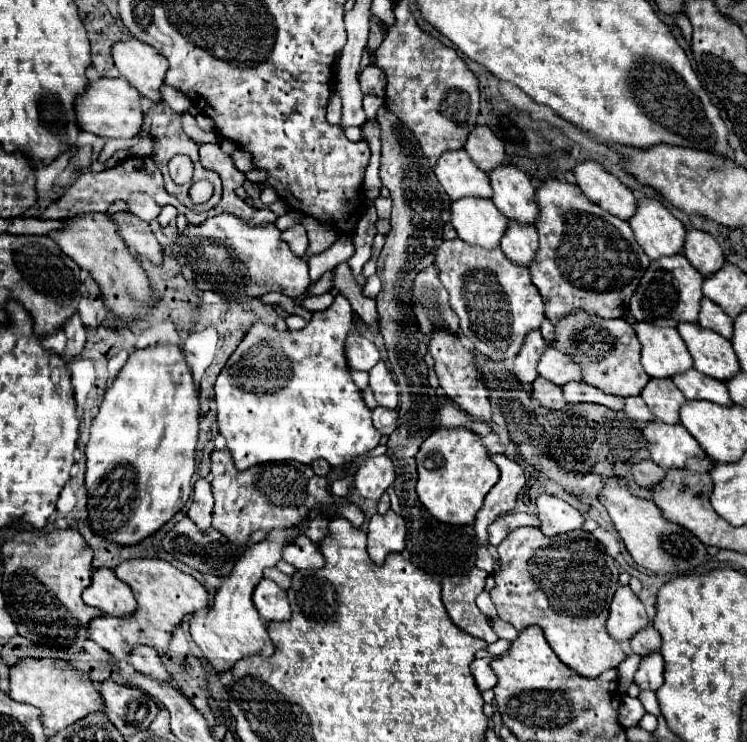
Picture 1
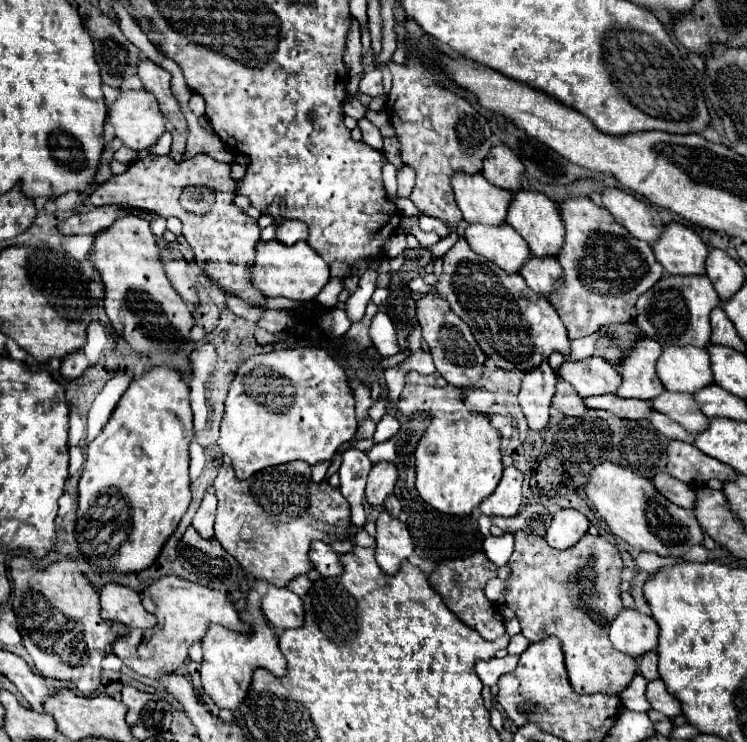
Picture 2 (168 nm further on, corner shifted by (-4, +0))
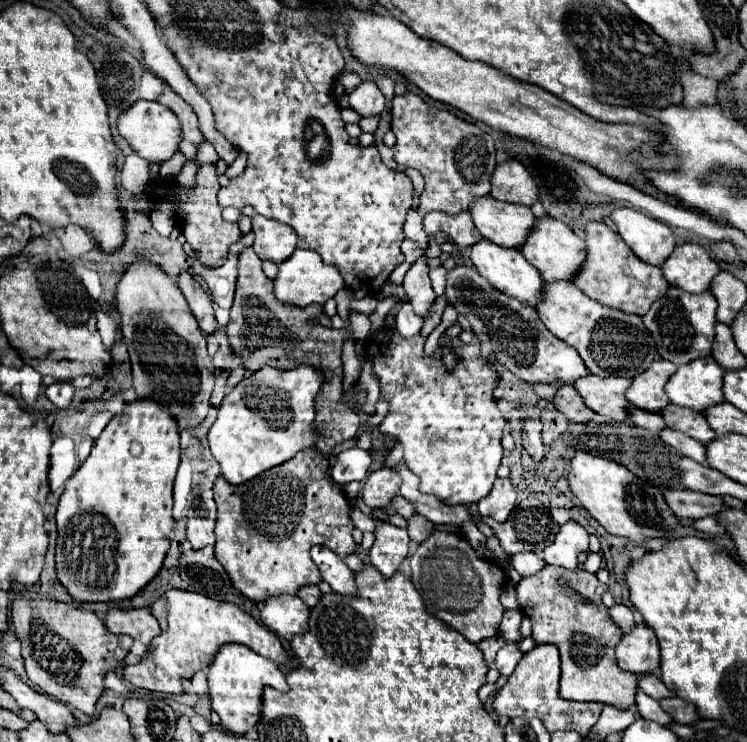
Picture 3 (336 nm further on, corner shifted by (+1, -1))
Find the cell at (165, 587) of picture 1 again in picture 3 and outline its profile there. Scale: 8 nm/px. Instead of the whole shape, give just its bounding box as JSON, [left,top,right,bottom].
[123,590,291,694]

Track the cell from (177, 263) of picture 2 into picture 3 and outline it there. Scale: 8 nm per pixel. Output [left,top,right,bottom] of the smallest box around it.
[177,272,217,334]

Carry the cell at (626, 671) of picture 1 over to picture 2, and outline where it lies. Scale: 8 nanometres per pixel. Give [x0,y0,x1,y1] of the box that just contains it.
[620,673,650,711]

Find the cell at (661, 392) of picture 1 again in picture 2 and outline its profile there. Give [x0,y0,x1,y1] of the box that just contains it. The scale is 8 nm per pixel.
[650,391,708,433]

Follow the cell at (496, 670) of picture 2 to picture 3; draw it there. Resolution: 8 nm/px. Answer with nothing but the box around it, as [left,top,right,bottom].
[495,644,523,676]

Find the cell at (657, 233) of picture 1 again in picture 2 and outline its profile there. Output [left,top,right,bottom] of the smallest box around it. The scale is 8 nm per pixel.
[652,223,708,275]

